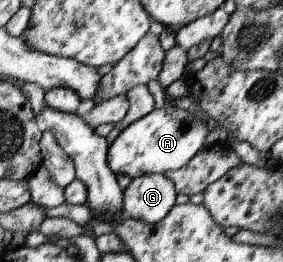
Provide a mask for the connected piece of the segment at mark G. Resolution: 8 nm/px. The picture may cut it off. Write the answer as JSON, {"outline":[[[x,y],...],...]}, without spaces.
{"outline":[[[163,174],[133,179],[123,193],[123,214],[150,225],[160,223],[171,212],[178,196],[174,184]]]}

